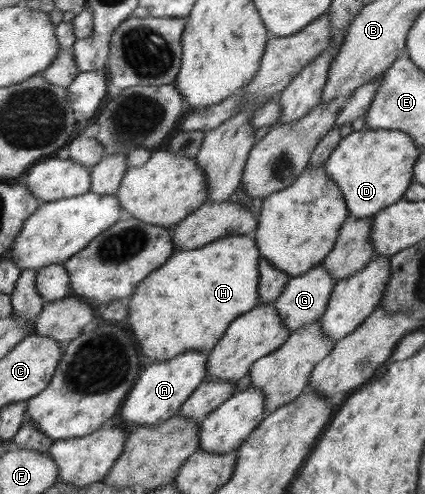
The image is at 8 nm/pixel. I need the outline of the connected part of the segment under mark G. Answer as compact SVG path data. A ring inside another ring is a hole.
M323 263L315 265L313 270L309 270L303 275L292 277L287 282L282 294L271 303L281 316L282 322L286 325L286 329L294 332L312 321L318 321L325 313L335 282L336 280L325 270Z

